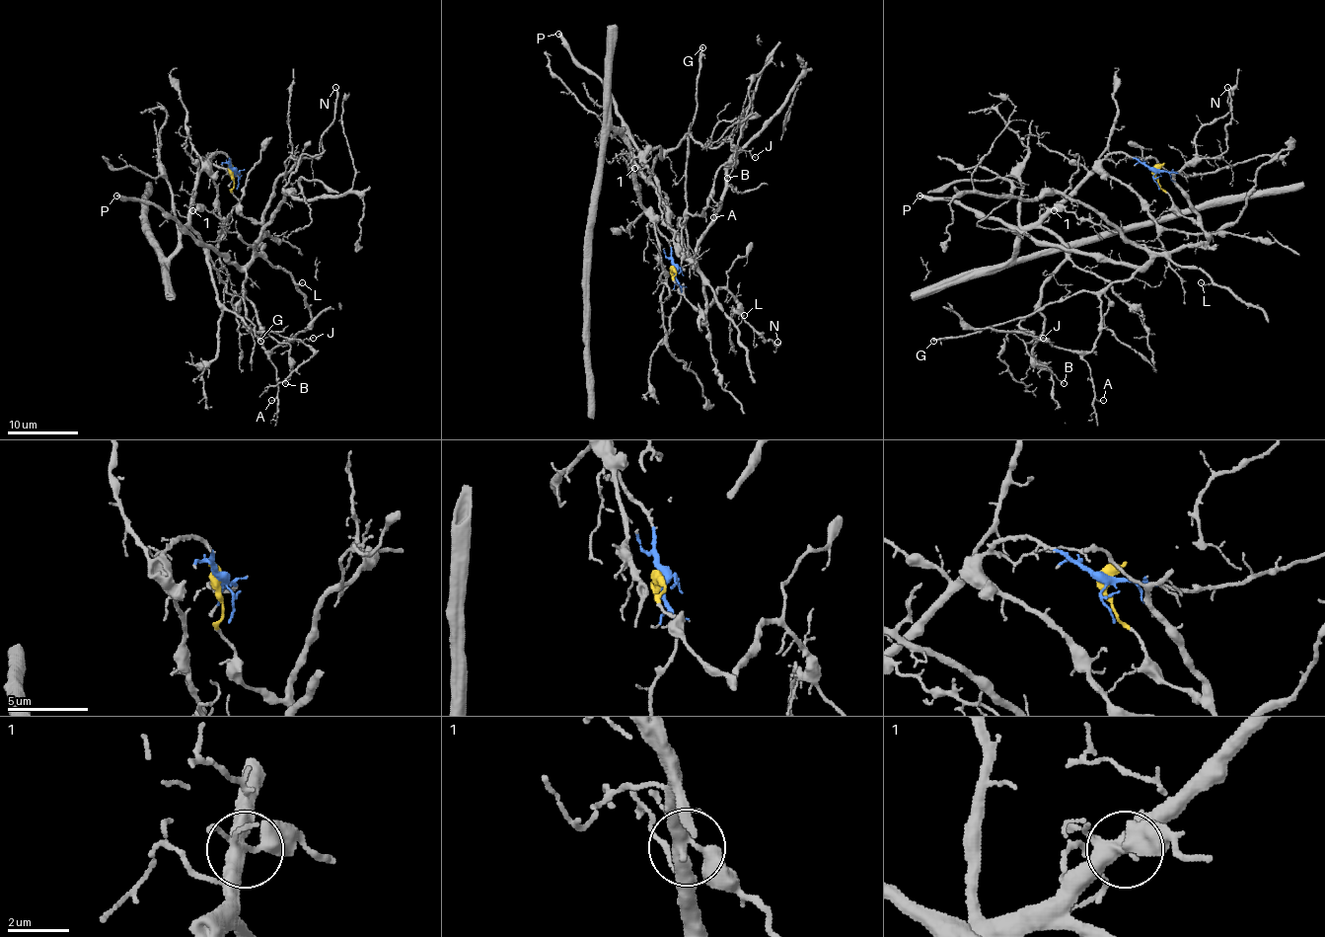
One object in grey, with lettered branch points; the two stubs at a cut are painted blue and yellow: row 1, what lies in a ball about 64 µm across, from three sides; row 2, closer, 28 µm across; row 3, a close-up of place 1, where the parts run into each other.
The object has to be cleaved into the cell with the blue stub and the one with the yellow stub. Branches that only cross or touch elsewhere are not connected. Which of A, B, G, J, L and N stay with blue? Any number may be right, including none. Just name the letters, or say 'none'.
B

